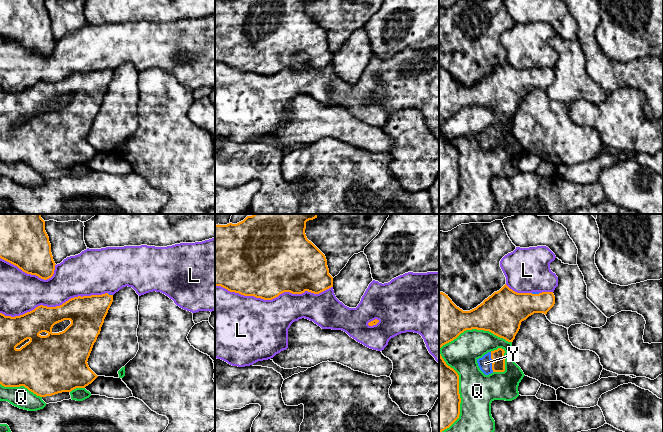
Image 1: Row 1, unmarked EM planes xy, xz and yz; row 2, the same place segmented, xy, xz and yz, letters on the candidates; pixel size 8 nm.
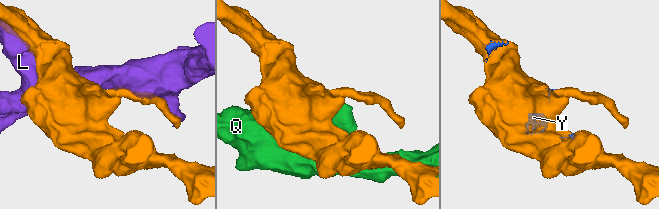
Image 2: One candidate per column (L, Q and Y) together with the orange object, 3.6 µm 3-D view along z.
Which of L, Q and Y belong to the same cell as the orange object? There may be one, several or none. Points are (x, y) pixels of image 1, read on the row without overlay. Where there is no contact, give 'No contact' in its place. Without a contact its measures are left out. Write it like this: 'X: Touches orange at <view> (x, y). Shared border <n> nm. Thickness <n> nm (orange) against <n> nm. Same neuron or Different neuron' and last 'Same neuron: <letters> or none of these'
L: Touches orange at xz (274, 73). Shared border 950 nm. Thickness 480 nm (orange) against 420 nm. Different neuron
Q: Touches orange at yz (441, 133). Shared border 950 nm. Thickness 320 nm (orange) against 260 nm. Different neuron
Y: Touches orange at yz (493, 138). Shared border 160 nm. Thickness 110 nm (orange) against 110 nm. Same neuron
Same neuron: Y

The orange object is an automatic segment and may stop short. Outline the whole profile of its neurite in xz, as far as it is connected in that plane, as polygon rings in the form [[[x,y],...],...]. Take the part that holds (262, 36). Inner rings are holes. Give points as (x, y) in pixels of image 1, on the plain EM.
[[[306,0],[215,1],[215,62],[244,72],[272,76],[284,68],[319,70],[333,63],[325,31],[307,15]]]

